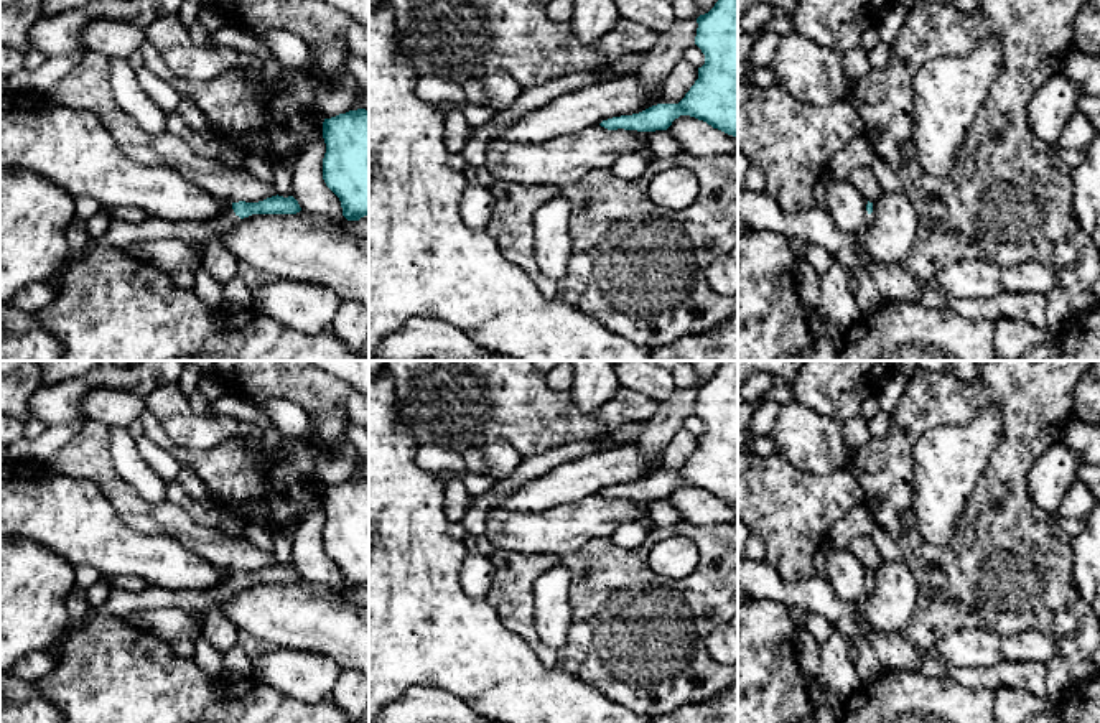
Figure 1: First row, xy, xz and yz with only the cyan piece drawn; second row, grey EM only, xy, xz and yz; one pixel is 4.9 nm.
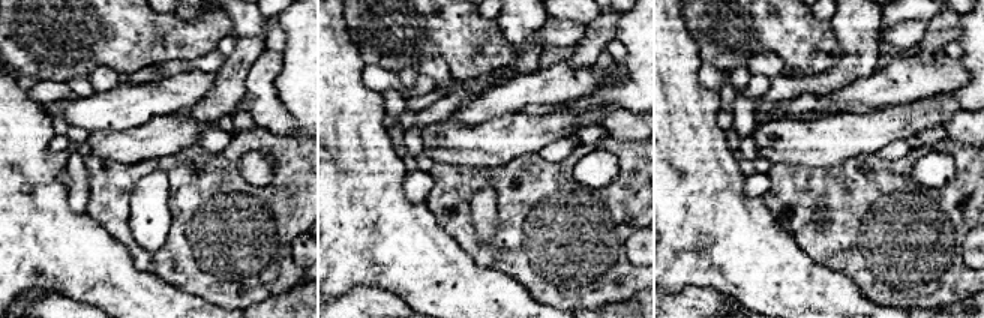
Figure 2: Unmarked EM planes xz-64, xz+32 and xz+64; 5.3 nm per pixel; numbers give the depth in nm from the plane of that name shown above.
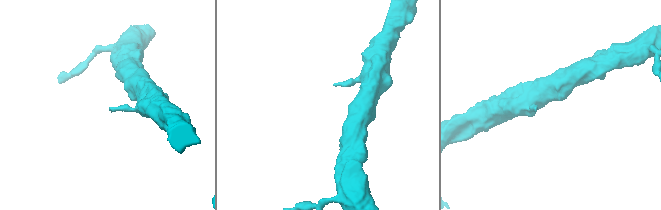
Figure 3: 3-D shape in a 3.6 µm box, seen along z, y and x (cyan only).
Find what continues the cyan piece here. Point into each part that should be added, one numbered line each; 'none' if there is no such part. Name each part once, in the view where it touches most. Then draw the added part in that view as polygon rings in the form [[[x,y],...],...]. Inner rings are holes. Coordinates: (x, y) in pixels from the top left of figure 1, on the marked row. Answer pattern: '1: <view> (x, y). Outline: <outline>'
1: xy (121, 233). Outline: [[[234,212],[227,221],[168,221],[163,217],[148,217],[143,222],[128,222],[124,219],[112,219],[109,231],[104,237],[89,239],[87,247],[115,247],[124,249],[137,242],[181,239],[189,244],[203,244],[214,237],[222,227],[229,227],[240,221]]]

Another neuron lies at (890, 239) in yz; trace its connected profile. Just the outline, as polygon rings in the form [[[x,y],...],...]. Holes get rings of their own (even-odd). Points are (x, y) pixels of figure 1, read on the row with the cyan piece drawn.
[[[883,191],[873,203],[873,224],[858,234],[860,247],[876,262],[902,265],[919,236],[919,217],[906,193]]]

